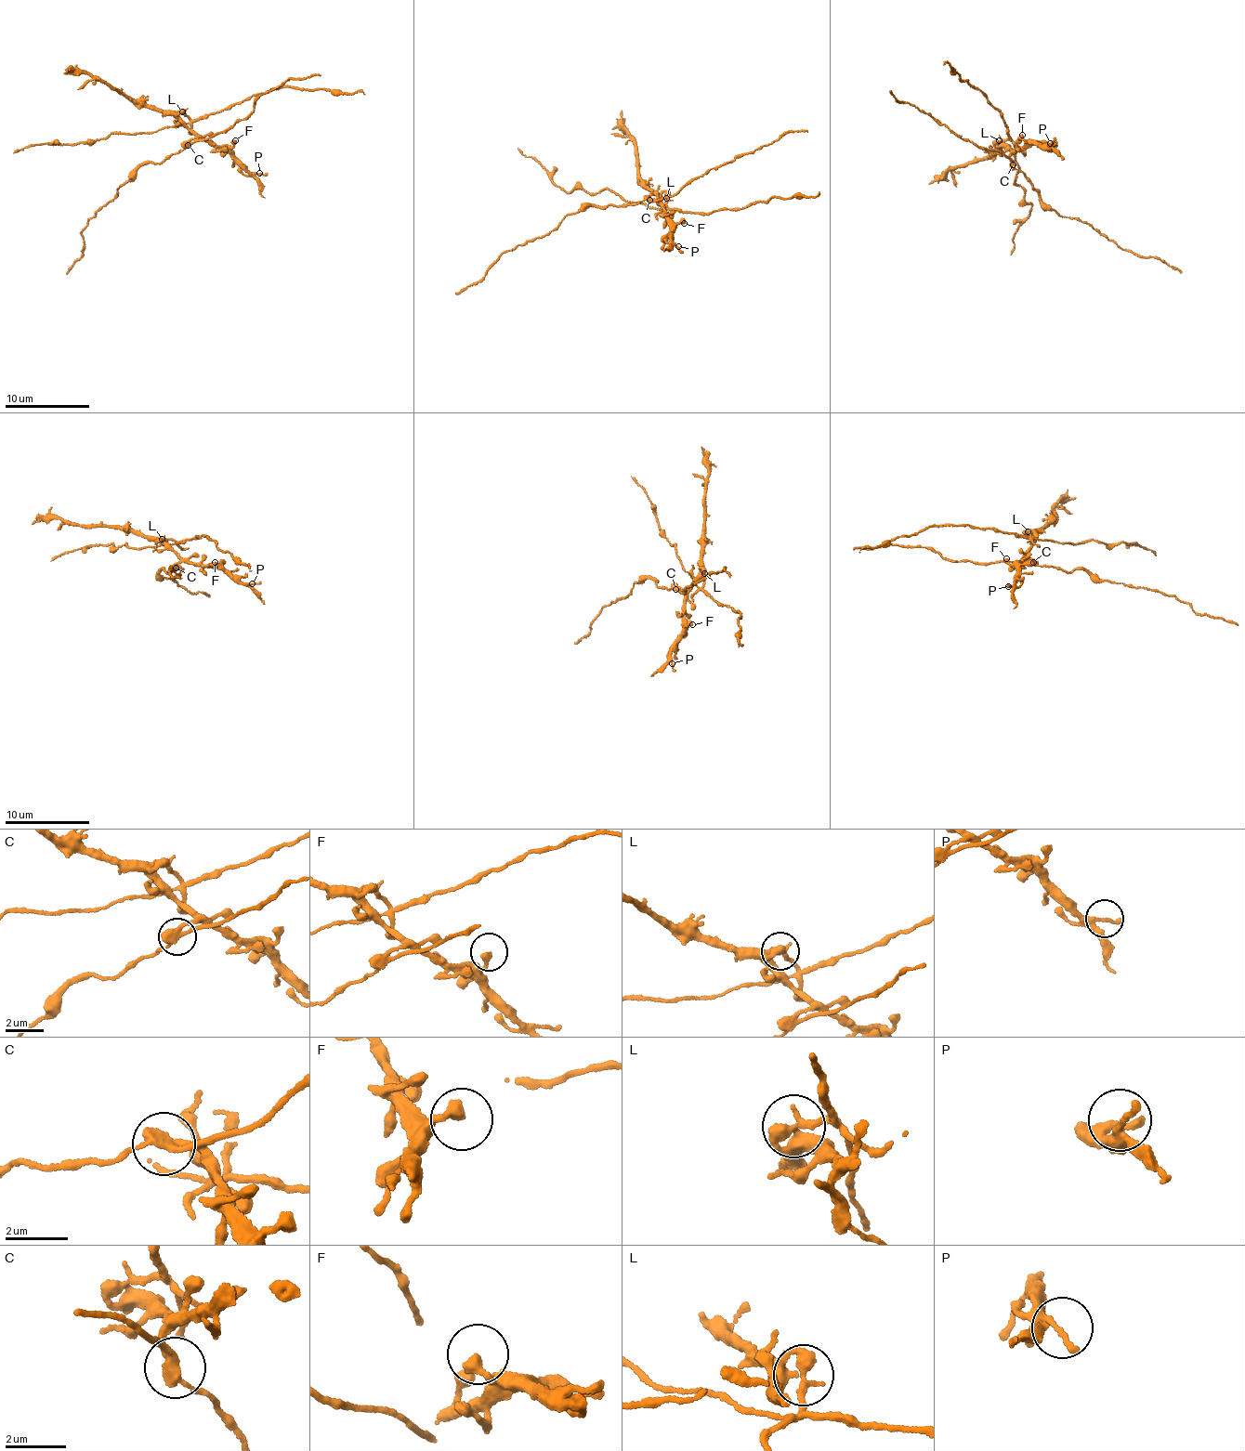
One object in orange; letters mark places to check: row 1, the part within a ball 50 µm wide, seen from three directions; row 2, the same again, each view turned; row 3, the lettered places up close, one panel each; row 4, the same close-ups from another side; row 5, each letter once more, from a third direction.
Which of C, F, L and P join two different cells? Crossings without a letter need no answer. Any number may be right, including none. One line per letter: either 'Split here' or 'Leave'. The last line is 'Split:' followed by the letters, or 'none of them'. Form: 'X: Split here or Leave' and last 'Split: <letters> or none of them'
C: Split here
F: Leave
L: Split here
P: Leave
Split: C, L

